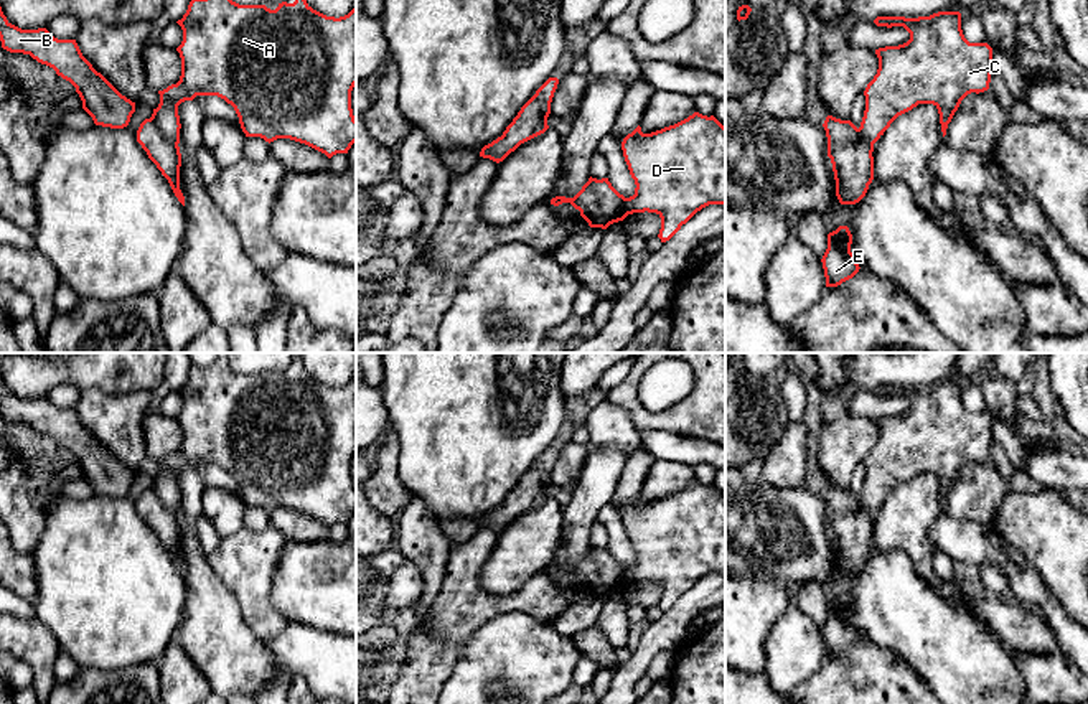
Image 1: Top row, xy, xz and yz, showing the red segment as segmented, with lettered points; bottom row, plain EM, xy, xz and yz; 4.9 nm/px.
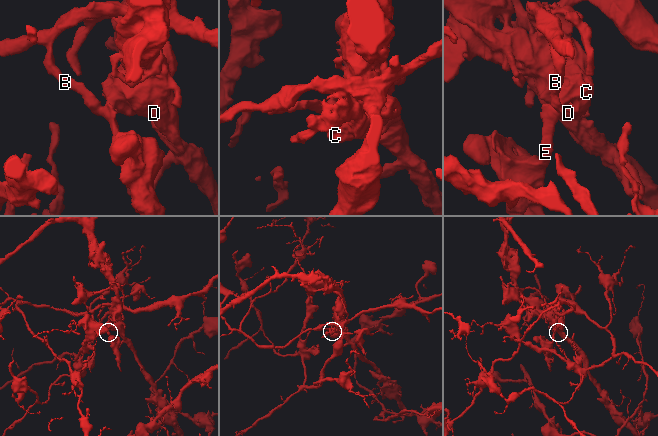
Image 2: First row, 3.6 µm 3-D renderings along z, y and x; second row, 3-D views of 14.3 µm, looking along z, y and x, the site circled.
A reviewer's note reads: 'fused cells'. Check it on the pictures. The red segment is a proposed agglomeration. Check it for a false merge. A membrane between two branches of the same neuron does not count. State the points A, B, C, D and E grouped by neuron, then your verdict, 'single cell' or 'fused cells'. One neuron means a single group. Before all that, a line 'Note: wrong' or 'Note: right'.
Note: right
groups A C D / B E; fused cells

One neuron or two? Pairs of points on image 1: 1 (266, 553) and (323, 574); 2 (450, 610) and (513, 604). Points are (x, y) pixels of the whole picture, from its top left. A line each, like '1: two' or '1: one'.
1: two
2: one

